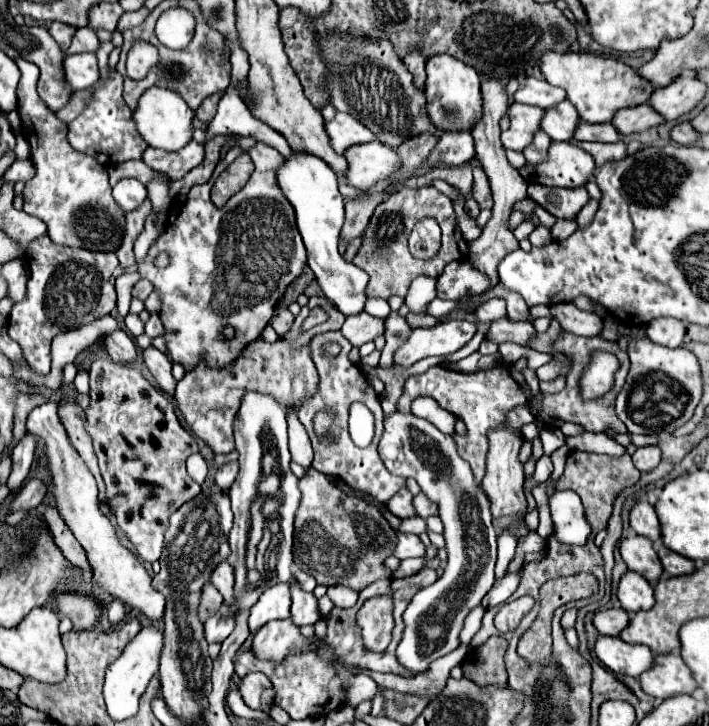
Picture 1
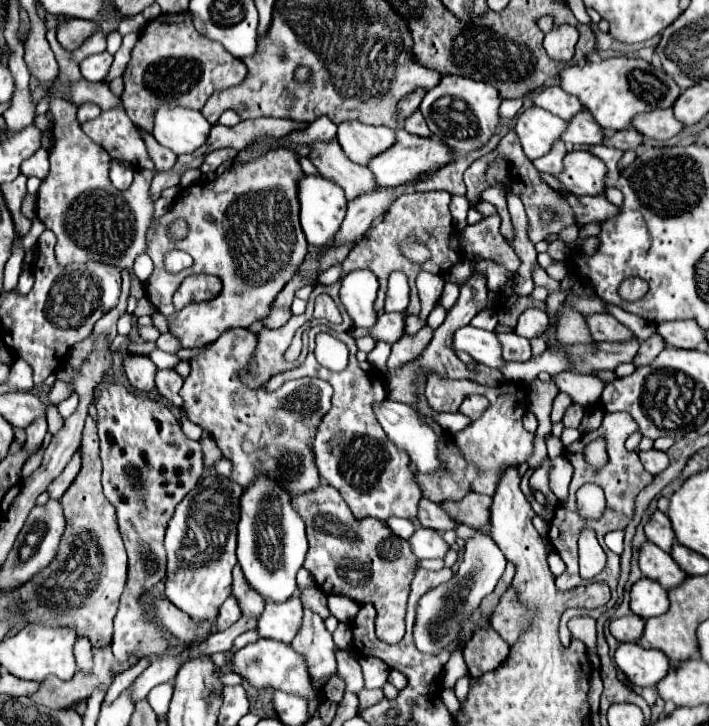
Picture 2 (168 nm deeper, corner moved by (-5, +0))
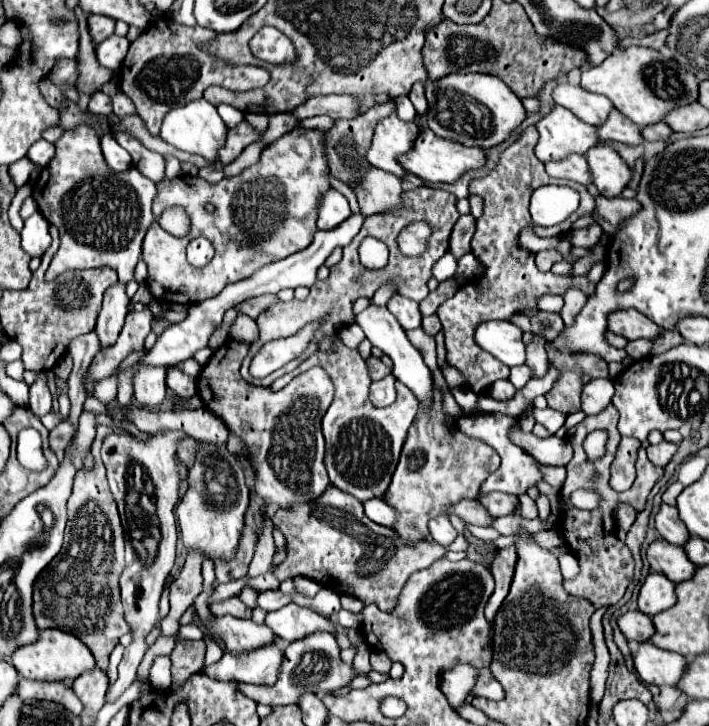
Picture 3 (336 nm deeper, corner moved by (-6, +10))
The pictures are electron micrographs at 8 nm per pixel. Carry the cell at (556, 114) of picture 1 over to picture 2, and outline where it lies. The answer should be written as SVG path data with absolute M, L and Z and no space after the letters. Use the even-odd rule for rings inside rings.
M585 110L583 114L577 114L569 122L561 140L569 144L579 144L579 146L597 146L597 144L603 144L603 136L605 136L605 130L597 124L593 114Z

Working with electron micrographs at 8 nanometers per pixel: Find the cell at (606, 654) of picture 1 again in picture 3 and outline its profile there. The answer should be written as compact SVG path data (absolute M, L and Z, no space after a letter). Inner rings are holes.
M640 642L638 648L632 652L634 668L642 682L646 684L668 684L676 686L686 668L686 658L674 652L664 652L656 648L652 642Z

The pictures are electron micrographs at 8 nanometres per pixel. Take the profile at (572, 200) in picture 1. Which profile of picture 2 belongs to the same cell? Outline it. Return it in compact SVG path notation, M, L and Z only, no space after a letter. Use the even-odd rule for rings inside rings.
M565 194L565 198L571 202L579 226L589 224L589 222L599 222L601 224L601 222L613 218L615 214L619 214L619 208L613 206L605 196L591 198L591 196Z

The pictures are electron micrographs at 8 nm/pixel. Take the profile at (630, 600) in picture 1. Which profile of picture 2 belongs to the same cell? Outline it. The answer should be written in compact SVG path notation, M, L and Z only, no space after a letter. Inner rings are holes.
M641 578L631 588L631 610L643 620L665 614L669 610L667 590L659 586L659 582Z

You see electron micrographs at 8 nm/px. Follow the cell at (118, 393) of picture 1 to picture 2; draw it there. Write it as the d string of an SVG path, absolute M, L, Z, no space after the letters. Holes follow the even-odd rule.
M101 384L95 406L99 412L103 494L117 508L117 524L129 556L129 572L115 616L111 648L119 662L129 658L141 660L151 654L165 654L171 648L165 632L155 620L145 616L145 608L139 604L167 574L163 548L165 528L175 506L201 478L201 444L183 434L179 420L165 404L147 398L147 394L135 394L125 386Z

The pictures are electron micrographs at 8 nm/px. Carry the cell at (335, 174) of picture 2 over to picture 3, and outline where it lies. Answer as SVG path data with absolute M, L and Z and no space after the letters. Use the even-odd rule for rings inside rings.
M370 166L368 176L364 176L360 184L350 184L350 188L358 198L362 214L366 216L376 212L388 212L400 206L402 180L380 168Z

